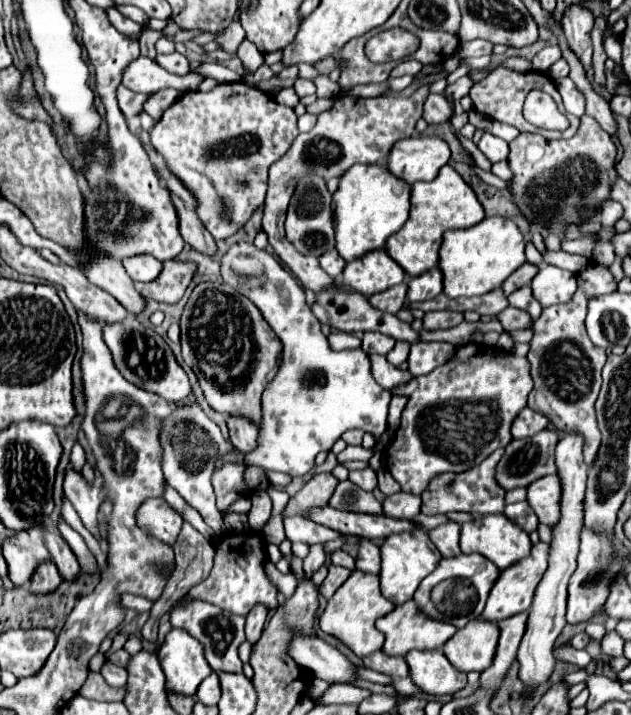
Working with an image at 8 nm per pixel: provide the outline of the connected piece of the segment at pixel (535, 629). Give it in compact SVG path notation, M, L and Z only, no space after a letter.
M566 434L558 446L556 446L556 468L558 468L558 478L562 486L562 496L560 496L560 518L552 526L552 542L550 542L550 556L548 556L548 570L544 578L540 580L532 606L530 606L530 616L528 616L528 626L526 634L522 638L522 644L518 648L518 662L520 662L520 678L524 680L528 690L534 690L538 684L548 680L554 668L554 642L560 636L562 628L566 626L566 588L568 588L568 578L572 576L576 568L576 554L580 546L580 534L584 528L584 510L582 510L582 500L584 500L584 490L586 490L586 476L588 476L588 464L582 460L582 444L584 440L578 434Z

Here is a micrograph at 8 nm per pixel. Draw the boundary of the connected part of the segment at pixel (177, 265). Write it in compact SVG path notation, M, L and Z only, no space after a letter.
M166 260L156 280L134 282L134 288L142 298L164 302L164 304L176 304L184 296L192 276L194 276L194 264Z

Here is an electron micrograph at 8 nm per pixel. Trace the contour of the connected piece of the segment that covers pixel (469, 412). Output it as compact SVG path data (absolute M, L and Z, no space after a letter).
M474 342L458 348L452 362L392 390L392 394L408 396L408 404L392 444L384 450L384 466L404 492L420 494L432 474L464 472L480 464L512 440L510 424L526 406L530 390L526 358Z

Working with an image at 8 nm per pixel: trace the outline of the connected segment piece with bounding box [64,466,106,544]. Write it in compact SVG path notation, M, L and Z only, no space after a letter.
M68 466L66 478L64 478L64 494L72 502L72 506L76 508L84 526L98 538L100 544L104 544L106 540L104 540L100 526L98 526L98 510L102 504L100 482L88 484L80 474L76 474L72 470L72 466Z

